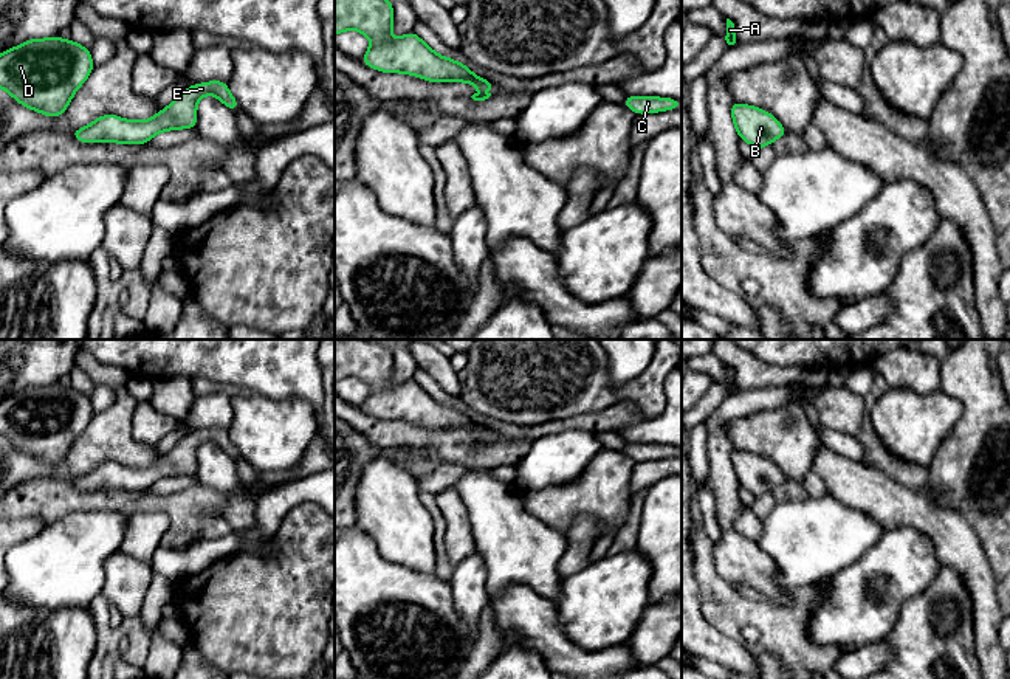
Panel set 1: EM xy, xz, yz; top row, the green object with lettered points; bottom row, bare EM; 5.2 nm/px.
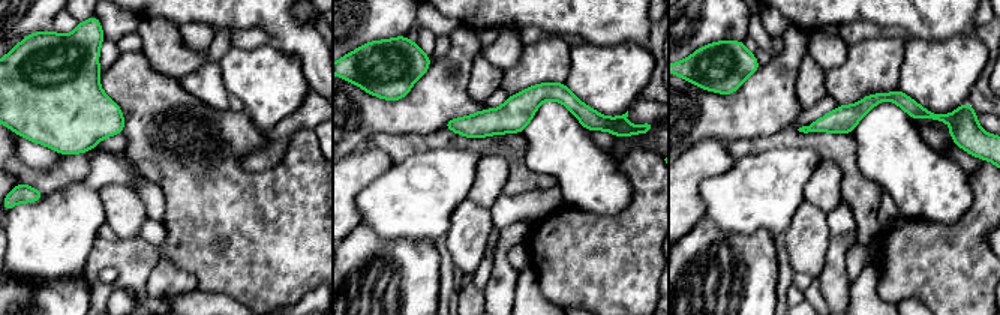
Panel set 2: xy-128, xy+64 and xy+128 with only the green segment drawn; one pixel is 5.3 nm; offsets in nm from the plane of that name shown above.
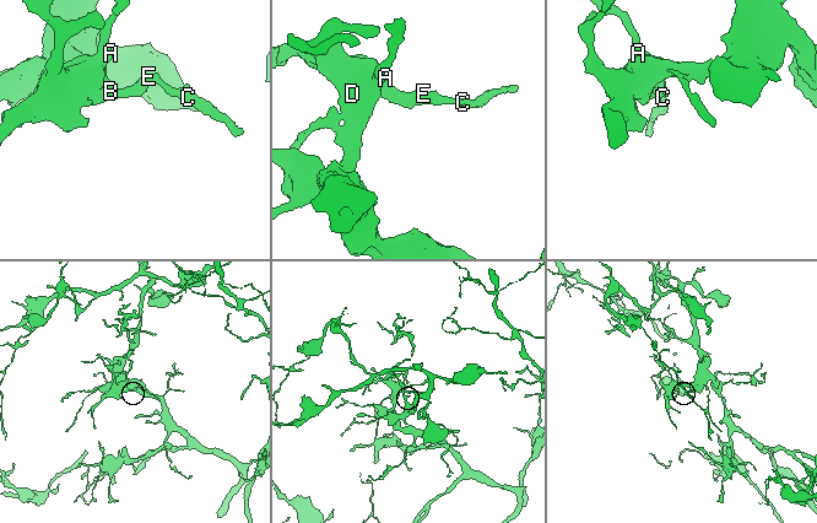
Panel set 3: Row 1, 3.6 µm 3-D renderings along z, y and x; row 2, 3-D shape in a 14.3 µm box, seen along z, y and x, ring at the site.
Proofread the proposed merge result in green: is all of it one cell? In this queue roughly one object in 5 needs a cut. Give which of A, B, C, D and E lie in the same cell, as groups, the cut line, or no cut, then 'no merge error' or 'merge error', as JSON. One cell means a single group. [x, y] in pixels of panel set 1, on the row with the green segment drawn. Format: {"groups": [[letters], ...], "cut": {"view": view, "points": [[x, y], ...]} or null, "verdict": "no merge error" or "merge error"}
{"groups": [["A", "B", "C", "D", "E"]], "cut": null, "verdict": "no merge error"}

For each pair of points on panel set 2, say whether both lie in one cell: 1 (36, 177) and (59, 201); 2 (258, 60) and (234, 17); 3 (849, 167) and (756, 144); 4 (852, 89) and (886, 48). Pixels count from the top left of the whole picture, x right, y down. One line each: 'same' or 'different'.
1: different
2: different
3: same
4: same

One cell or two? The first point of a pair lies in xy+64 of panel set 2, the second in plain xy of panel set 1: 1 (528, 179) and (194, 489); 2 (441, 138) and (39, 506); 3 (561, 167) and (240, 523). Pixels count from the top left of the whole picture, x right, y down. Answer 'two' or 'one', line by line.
1: one
2: one
3: one

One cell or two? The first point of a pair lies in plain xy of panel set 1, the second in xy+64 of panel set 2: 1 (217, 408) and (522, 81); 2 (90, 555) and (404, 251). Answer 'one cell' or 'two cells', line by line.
1: one cell
2: two cells

